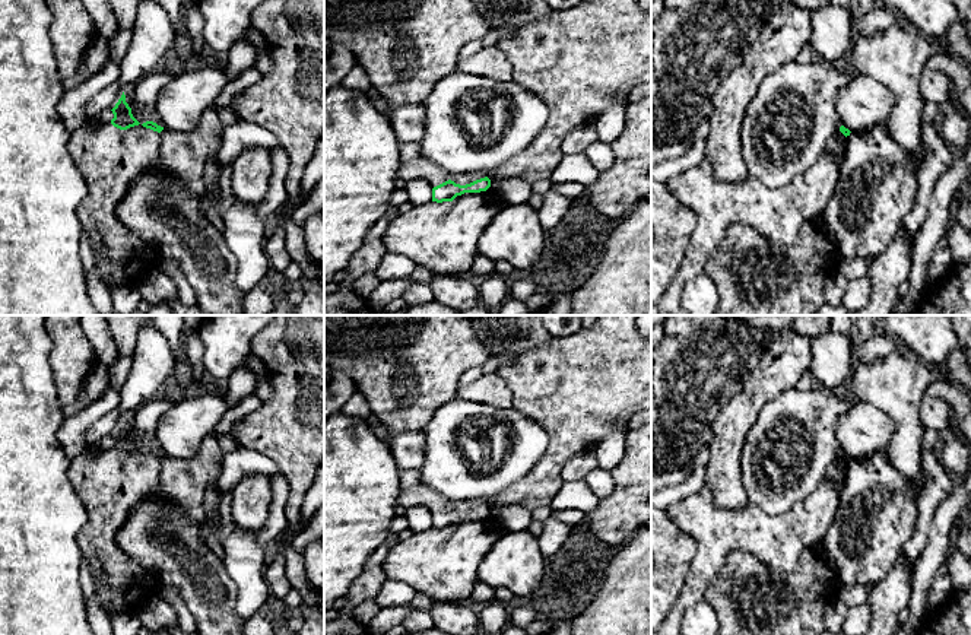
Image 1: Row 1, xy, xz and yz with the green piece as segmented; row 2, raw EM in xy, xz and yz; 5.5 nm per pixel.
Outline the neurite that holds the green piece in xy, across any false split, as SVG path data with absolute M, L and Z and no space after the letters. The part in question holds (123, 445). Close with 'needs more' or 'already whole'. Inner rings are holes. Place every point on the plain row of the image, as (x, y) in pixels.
M124 419L111 438L114 445L110 450L99 454L73 455L69 469L69 479L88 512L88 521L77 534L77 543L93 578L95 596L110 616L136 612L162 587L150 569L118 546L117 536L133 508L159 490L161 458L164 457L153 448L140 451L133 444Z | needs more

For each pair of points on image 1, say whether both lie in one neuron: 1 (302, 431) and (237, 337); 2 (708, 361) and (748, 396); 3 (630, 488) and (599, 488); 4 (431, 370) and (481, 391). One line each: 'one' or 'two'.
1: two
2: two
3: two
4: two

